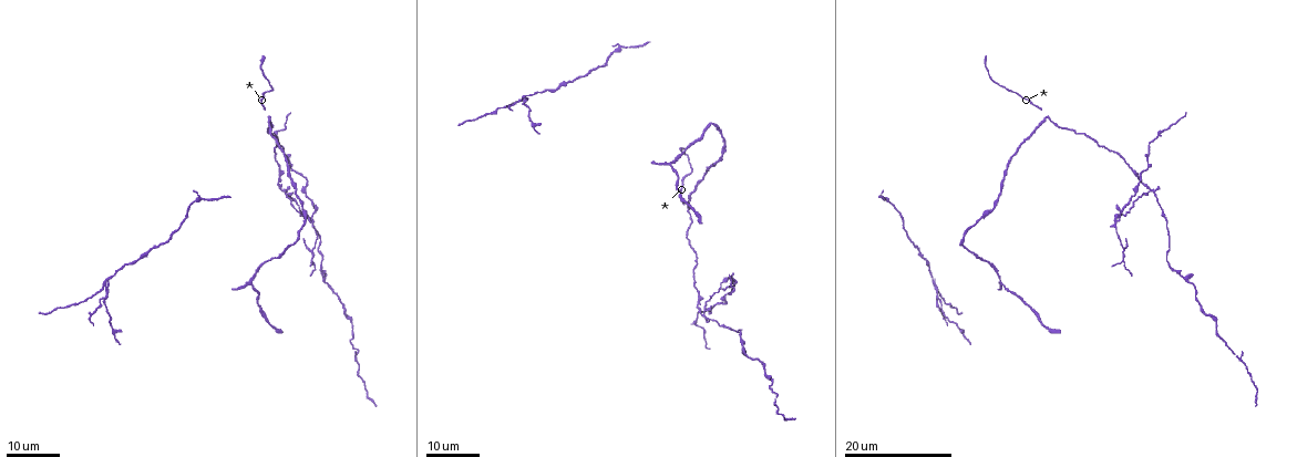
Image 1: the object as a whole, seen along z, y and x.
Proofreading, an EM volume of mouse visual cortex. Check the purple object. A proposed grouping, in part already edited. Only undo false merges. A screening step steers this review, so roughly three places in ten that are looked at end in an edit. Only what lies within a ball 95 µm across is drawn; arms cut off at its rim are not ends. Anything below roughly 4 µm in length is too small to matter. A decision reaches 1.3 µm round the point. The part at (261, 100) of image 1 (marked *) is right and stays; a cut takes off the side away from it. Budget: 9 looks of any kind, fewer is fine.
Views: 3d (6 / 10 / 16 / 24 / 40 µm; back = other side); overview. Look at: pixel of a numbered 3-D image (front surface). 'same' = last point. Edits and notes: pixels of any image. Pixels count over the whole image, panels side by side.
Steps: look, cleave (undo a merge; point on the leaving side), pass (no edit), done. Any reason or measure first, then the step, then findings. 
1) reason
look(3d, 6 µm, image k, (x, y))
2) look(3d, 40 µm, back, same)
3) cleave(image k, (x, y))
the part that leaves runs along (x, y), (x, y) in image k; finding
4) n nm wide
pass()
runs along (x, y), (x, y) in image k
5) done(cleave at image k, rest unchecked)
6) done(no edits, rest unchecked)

look(3d, 24 µm, image 1, (1047, 117))

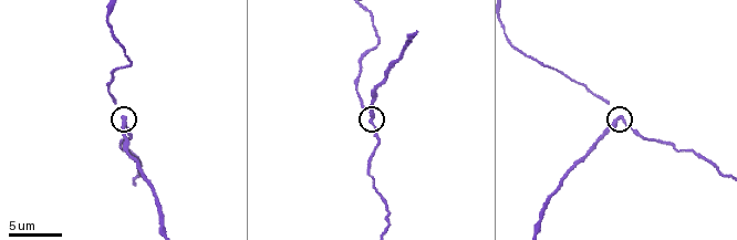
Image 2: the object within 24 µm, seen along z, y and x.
look(3d, 6 µm, image 2, (621, 120))

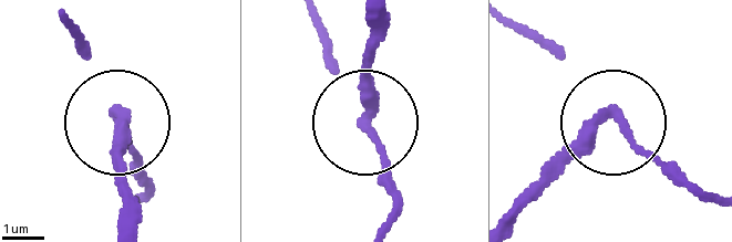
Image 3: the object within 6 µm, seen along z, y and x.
270 nm wide
cleave(image 3, (120, 153))
the part that leaves runs along (116, 111), (127, 223) in image 3; a second cell is stuck on

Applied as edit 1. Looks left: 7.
look(overview)

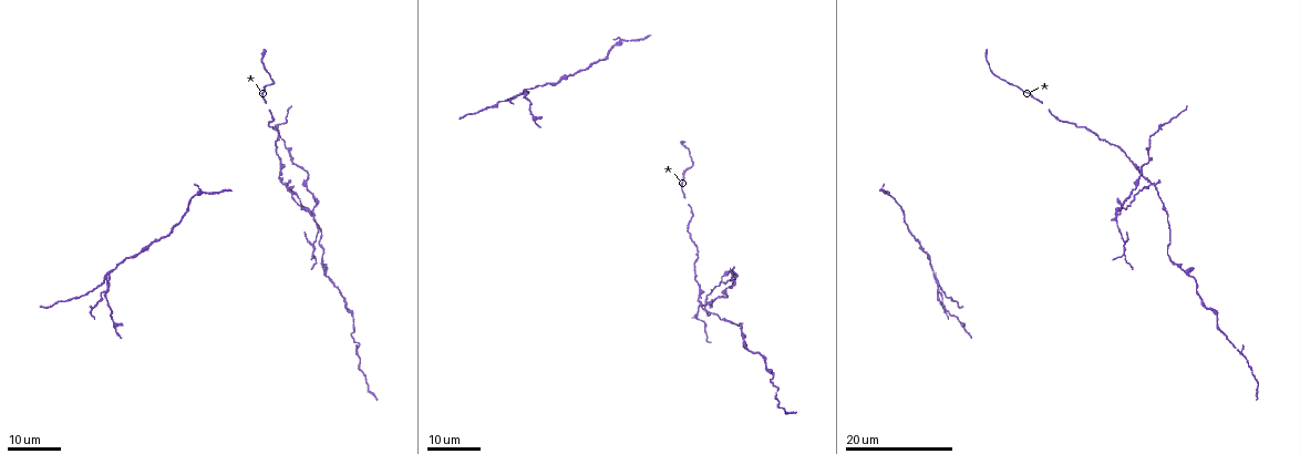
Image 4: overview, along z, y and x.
look(3d, 24 µm, image 4, (766, 365))

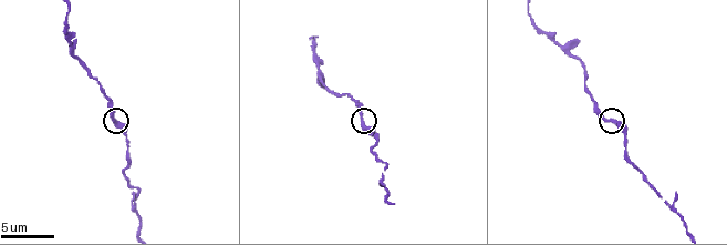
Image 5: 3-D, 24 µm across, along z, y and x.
zoom in
look(3d, 10 µm, image 5, (611, 122))

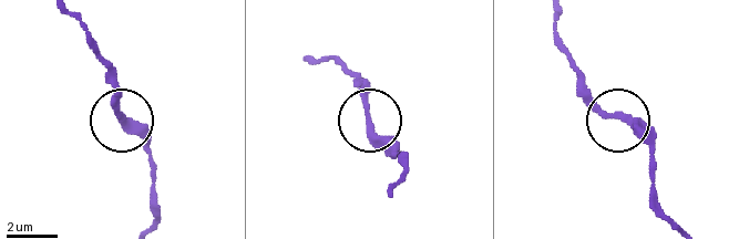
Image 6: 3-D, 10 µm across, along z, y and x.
pass()
continuous, no second cell

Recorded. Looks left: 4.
looks like a crossing
look(3d, 16 µm, image 4, (703, 306))

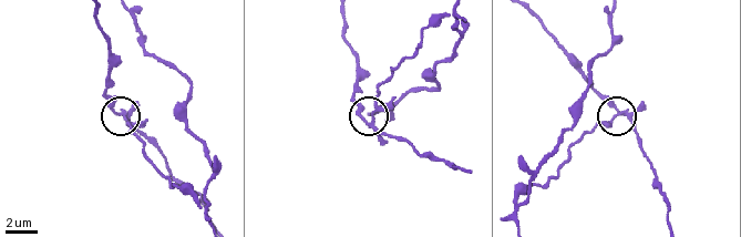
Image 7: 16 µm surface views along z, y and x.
look(3d, 10 µm, image 7, (122, 115))

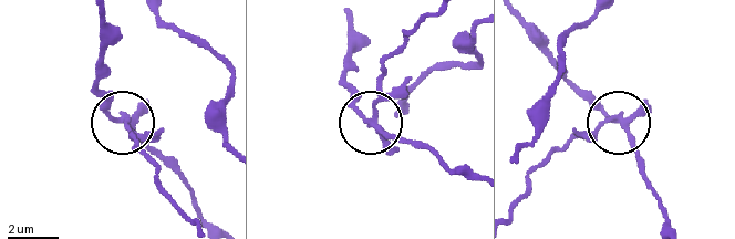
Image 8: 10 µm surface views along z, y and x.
200 nm wide
cleave(image 8, (392, 97))
the part that leaves runs along (375, 122), (383, 66), (406, 35), (425, 22) in image 8; two cells meet here

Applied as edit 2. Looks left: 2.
done(cleave at image 3, cleave at image 8, rest unchecked)

